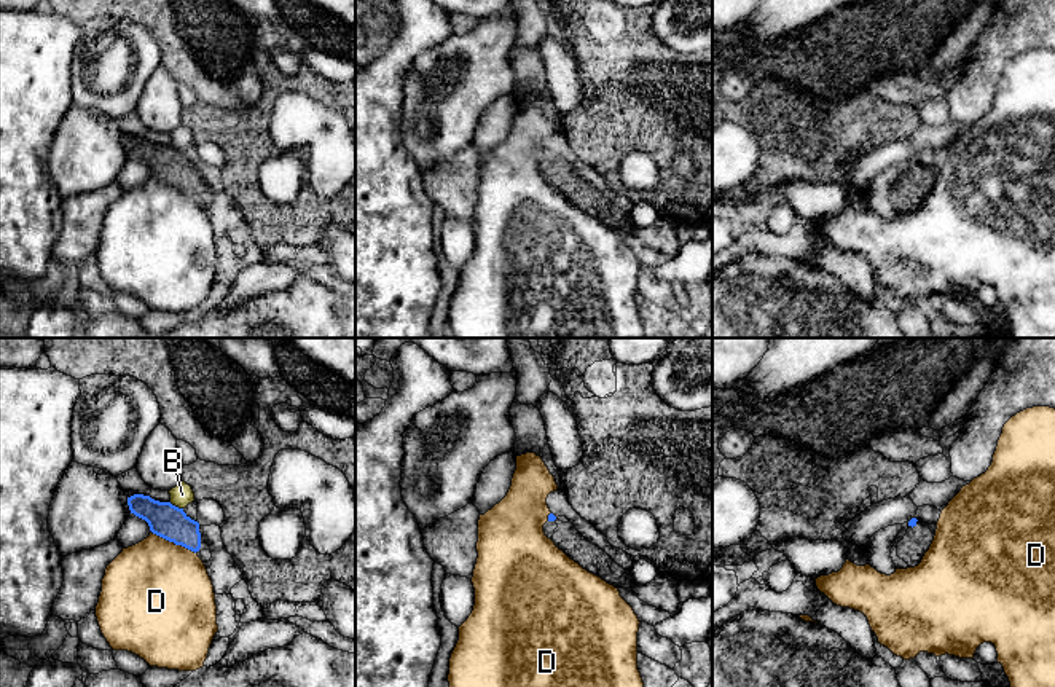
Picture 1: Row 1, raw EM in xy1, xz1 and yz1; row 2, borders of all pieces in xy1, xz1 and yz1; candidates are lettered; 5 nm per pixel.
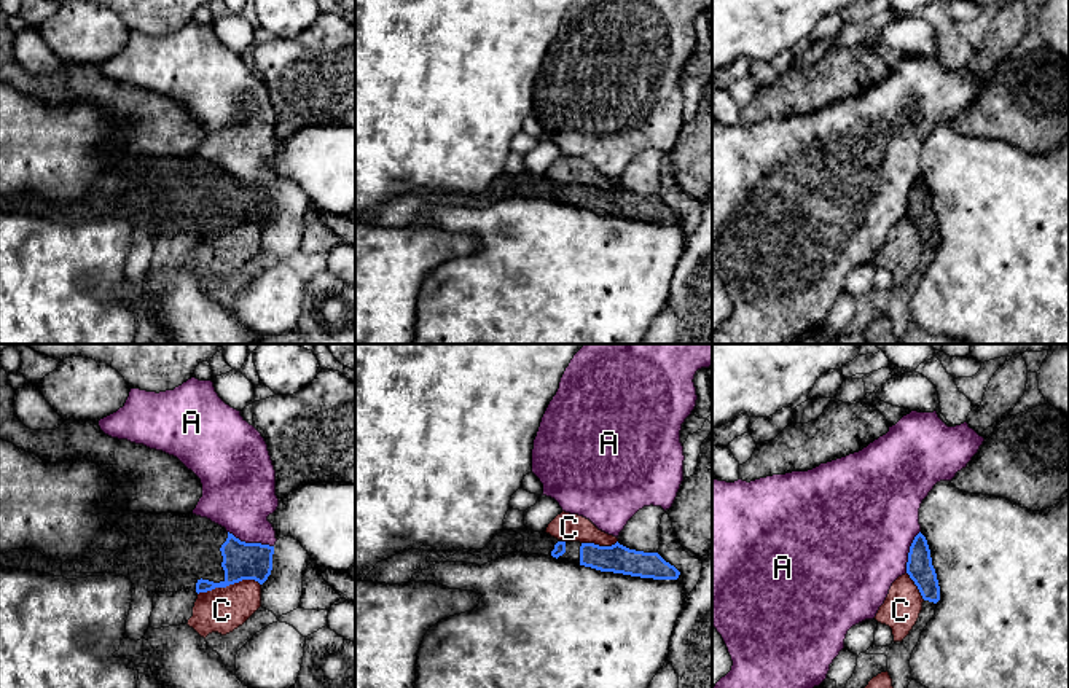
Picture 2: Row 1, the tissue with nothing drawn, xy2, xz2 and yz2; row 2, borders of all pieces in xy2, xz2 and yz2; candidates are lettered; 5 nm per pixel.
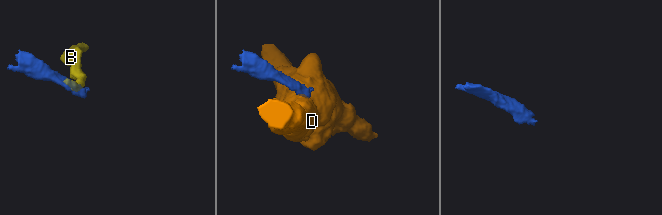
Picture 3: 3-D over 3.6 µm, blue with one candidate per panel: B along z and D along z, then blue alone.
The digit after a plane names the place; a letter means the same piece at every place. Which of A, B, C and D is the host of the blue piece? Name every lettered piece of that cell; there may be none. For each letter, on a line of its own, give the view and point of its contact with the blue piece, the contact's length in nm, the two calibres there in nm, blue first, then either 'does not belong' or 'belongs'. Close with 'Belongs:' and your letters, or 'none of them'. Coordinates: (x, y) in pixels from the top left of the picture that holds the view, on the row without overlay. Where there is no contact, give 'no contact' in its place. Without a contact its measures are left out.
A: xy2 (250, 187) | 240 nm | 190/360 nm | does not belong
B: xy1 (174, 149) | 80 nm | 170/110 nm | does not belong
C: xy2 (228, 228) | 320 nm | 190/220 nm | does not belong
D: xy1 (174, 185) | 260 nm | 170/480 nm | does not belong
Belongs: none of them

